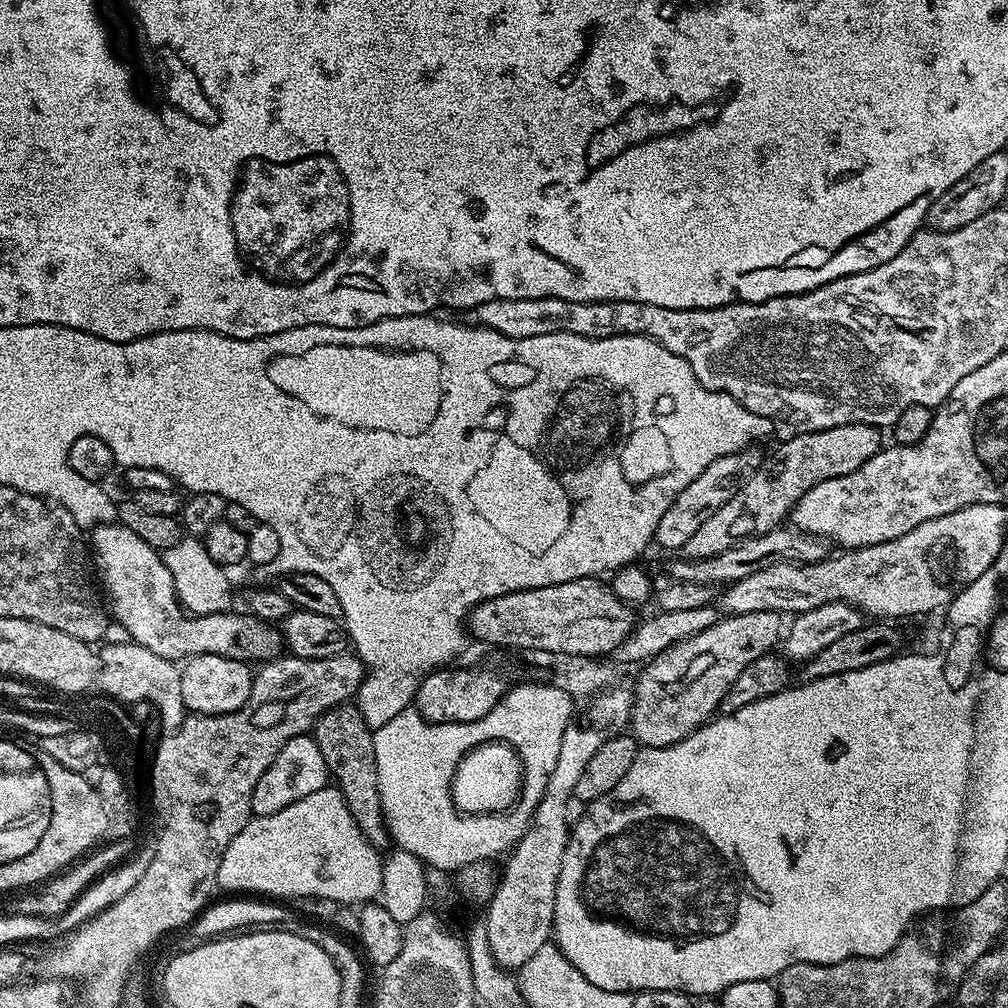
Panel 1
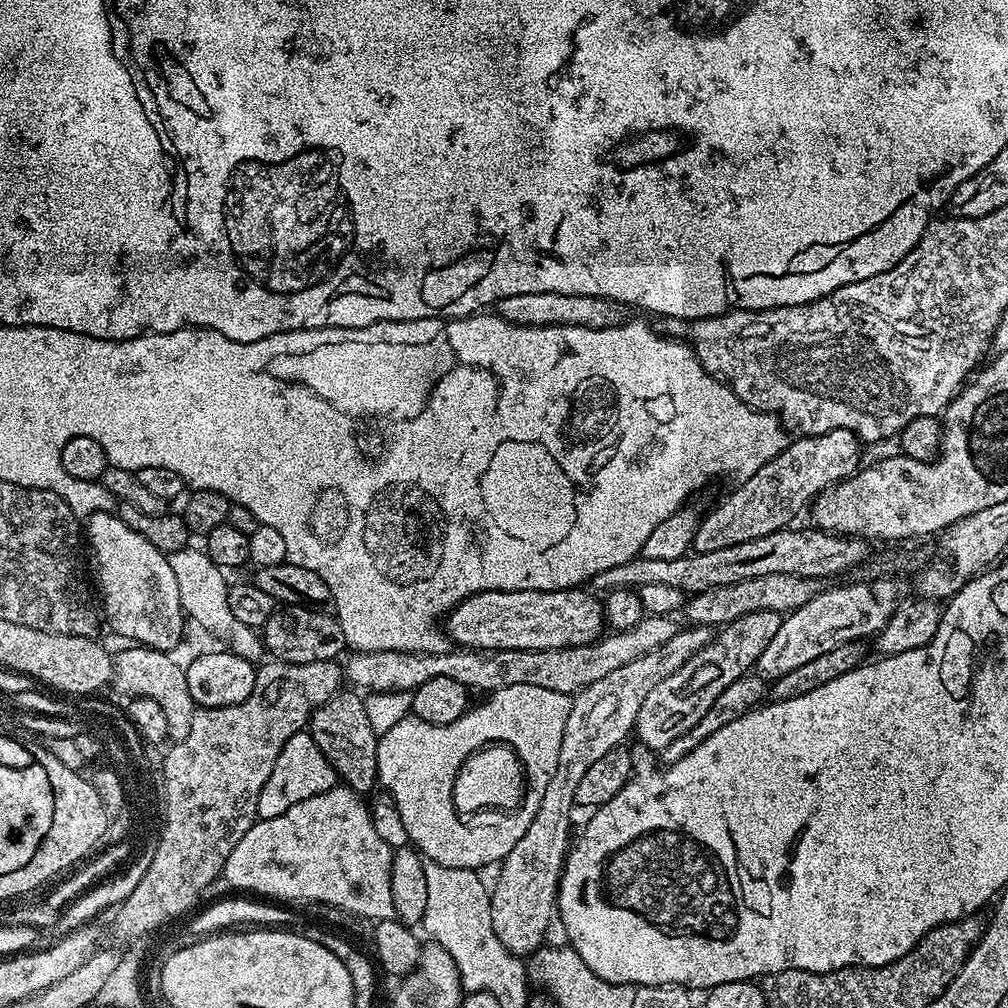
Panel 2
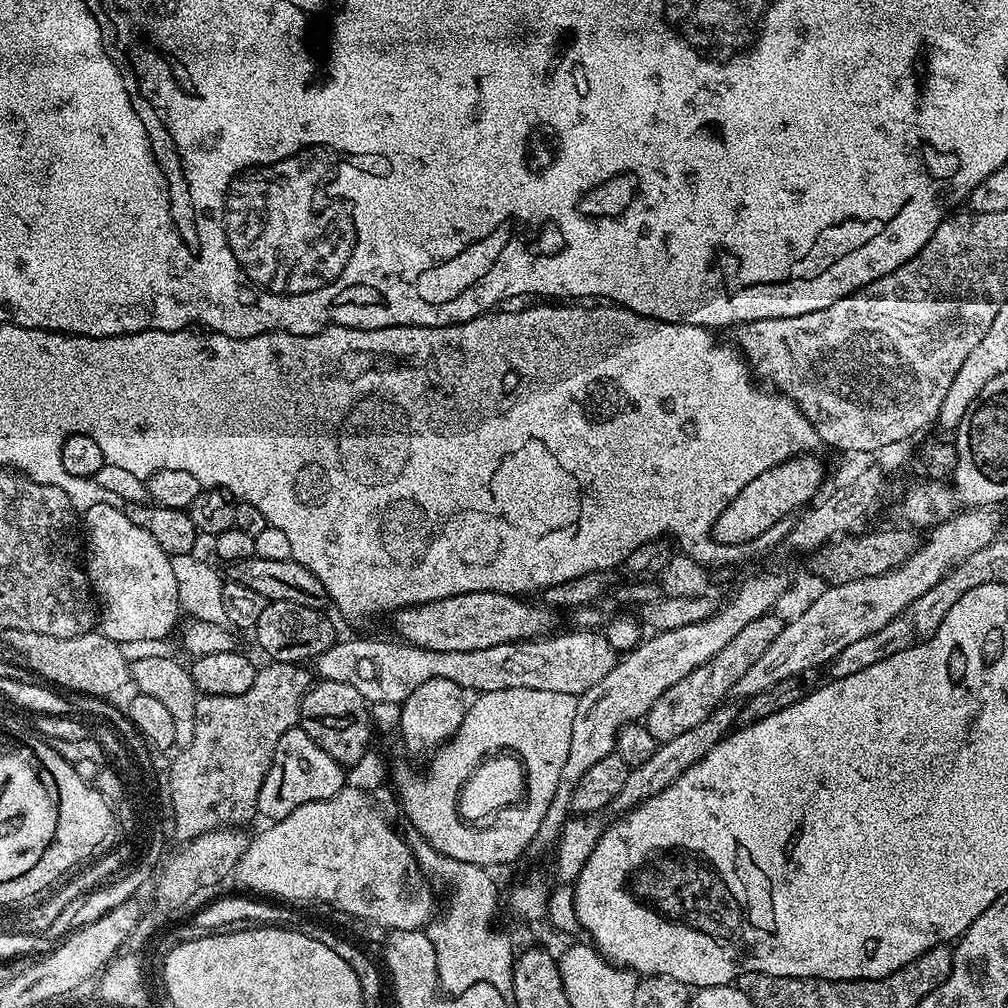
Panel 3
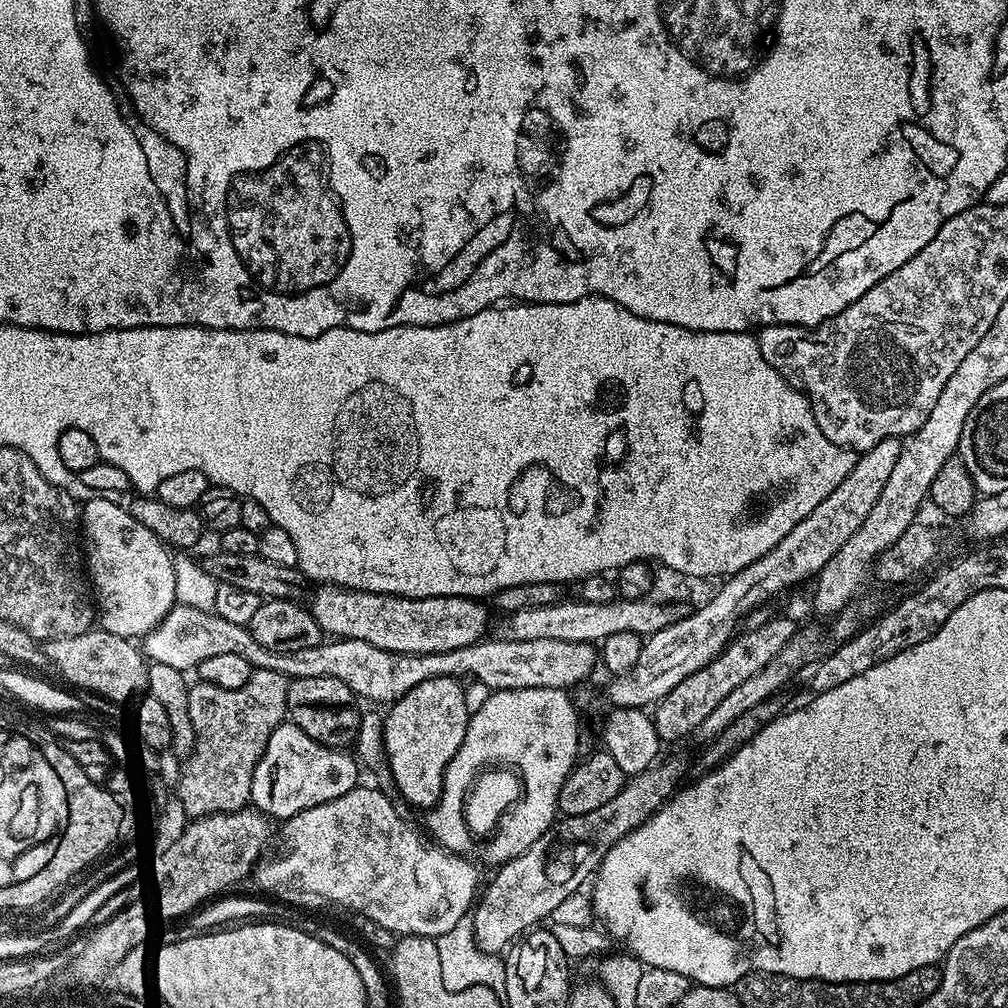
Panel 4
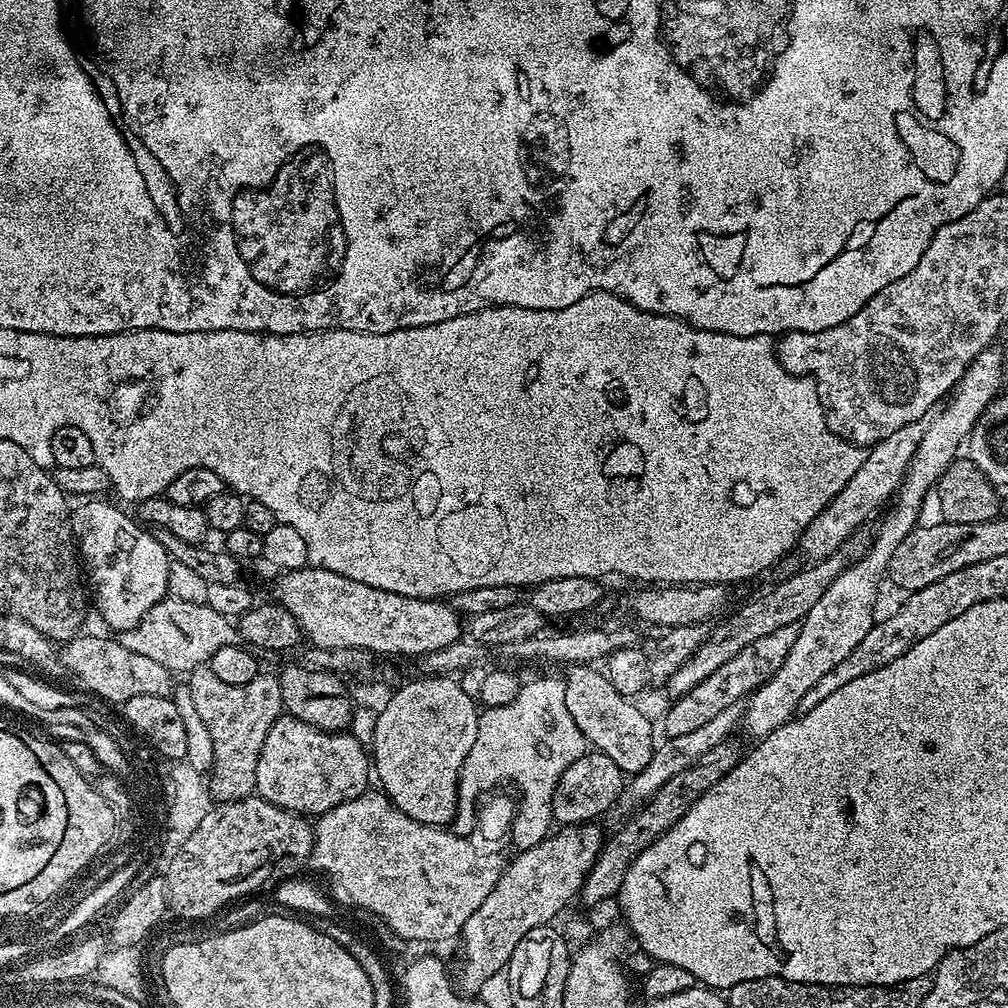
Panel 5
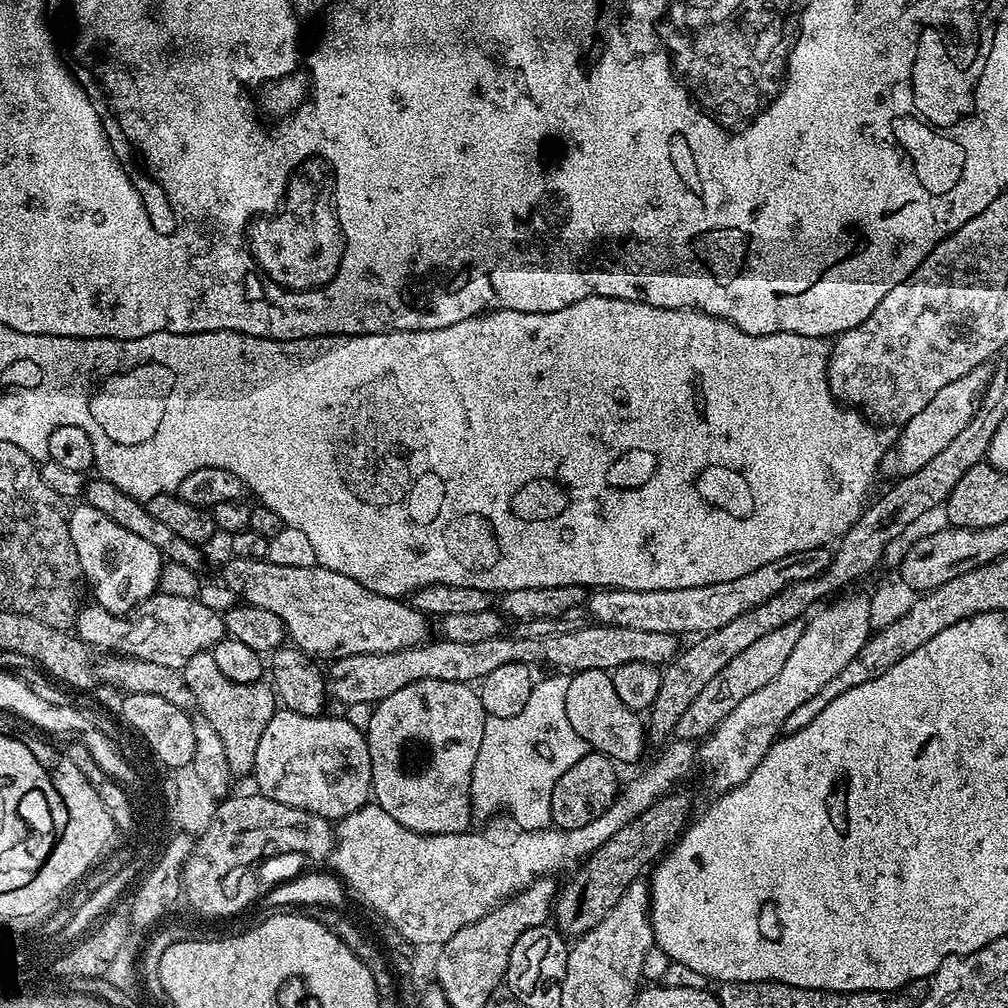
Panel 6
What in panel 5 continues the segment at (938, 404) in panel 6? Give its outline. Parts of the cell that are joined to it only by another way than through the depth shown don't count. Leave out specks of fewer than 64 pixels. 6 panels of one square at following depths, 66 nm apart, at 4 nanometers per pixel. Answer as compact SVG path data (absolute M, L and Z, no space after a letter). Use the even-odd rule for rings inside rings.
M922 422L907 423L889 437L873 445L866 453L862 466L850 482L819 512L809 519L796 543L797 549L815 562L829 557L849 536L857 531L876 510L877 512L895 495L904 478L905 470L912 464L913 456L921 442L925 425Z

